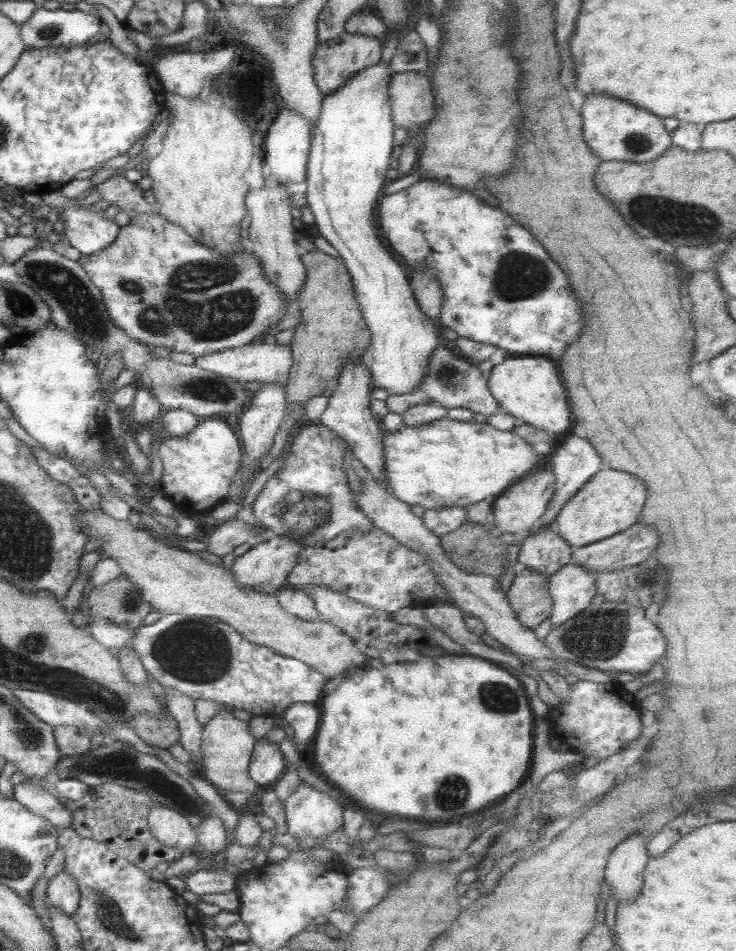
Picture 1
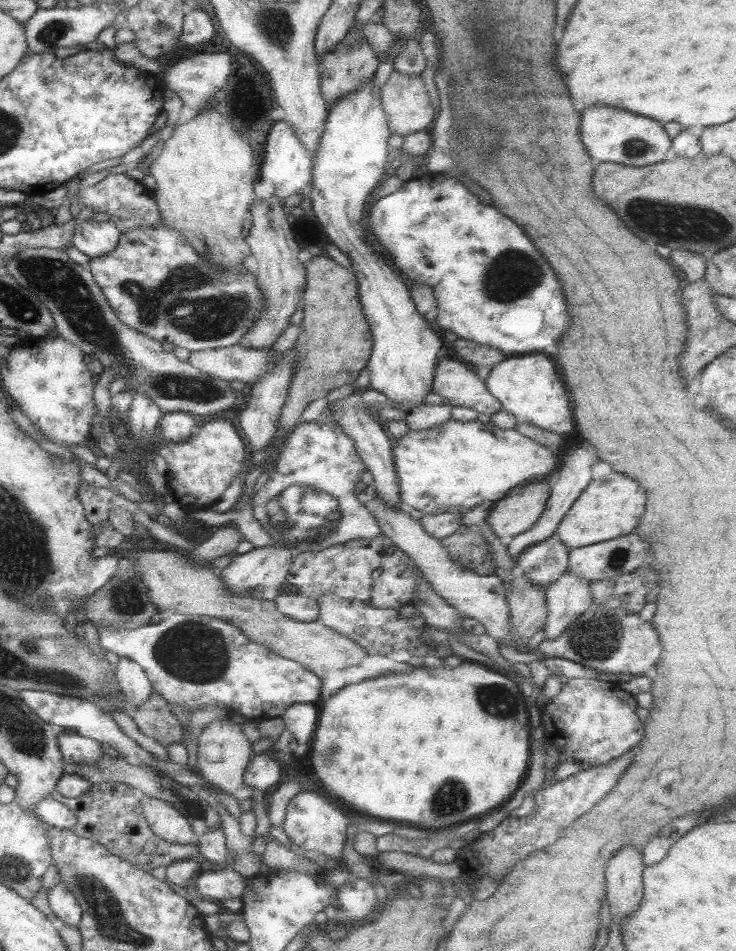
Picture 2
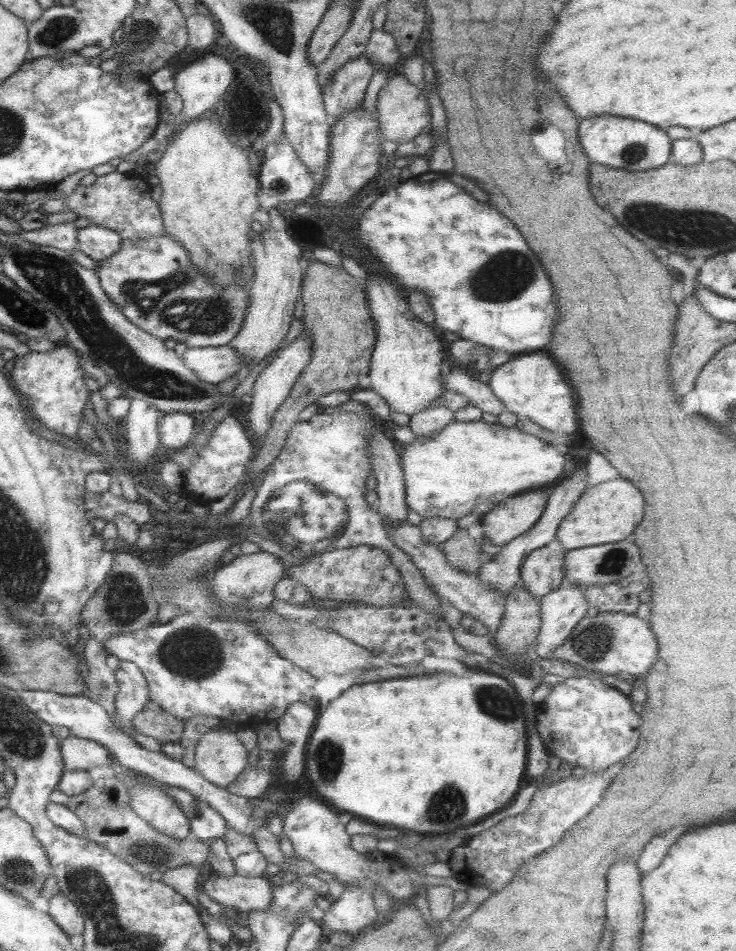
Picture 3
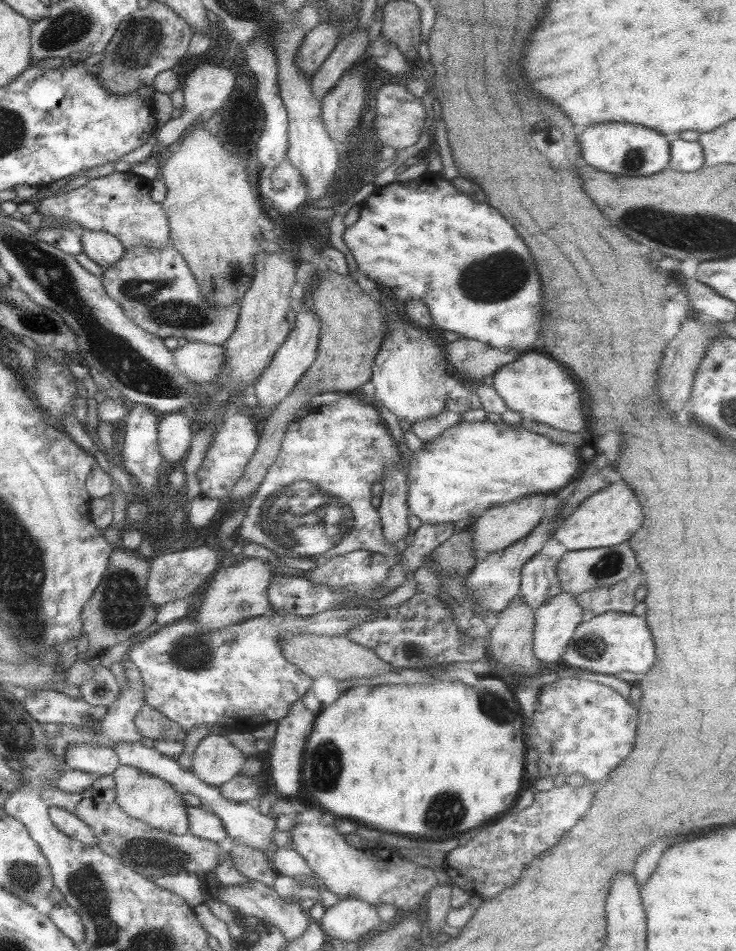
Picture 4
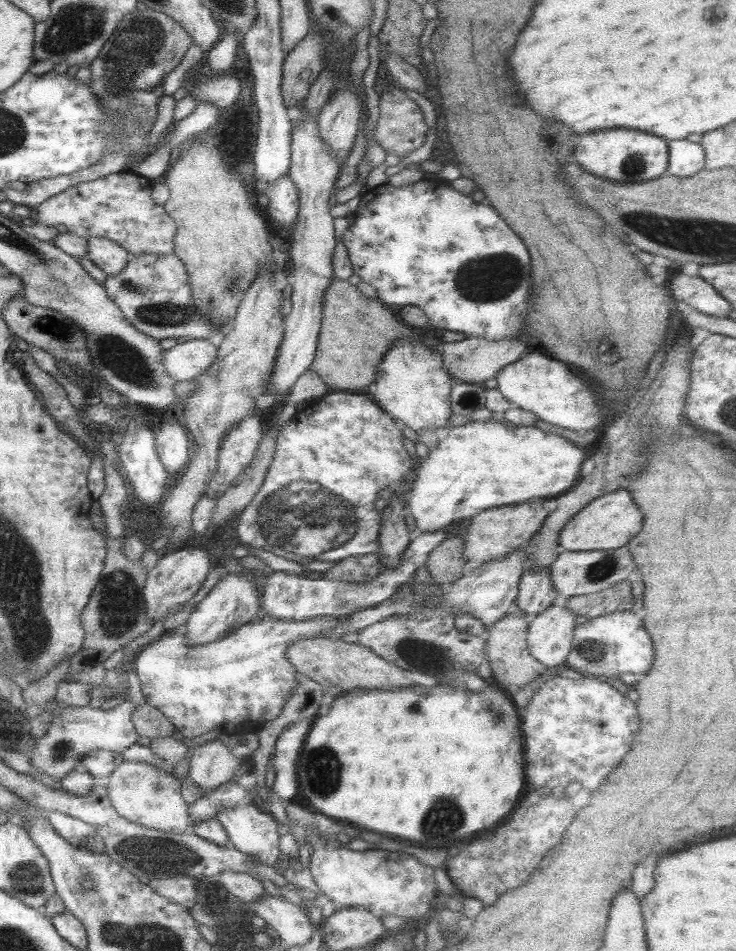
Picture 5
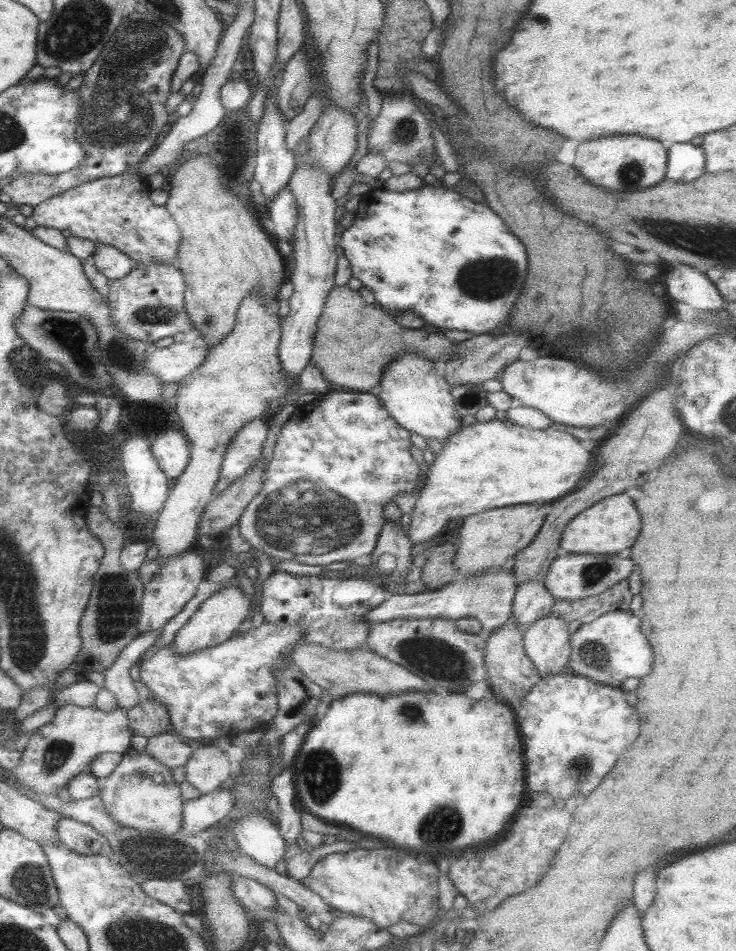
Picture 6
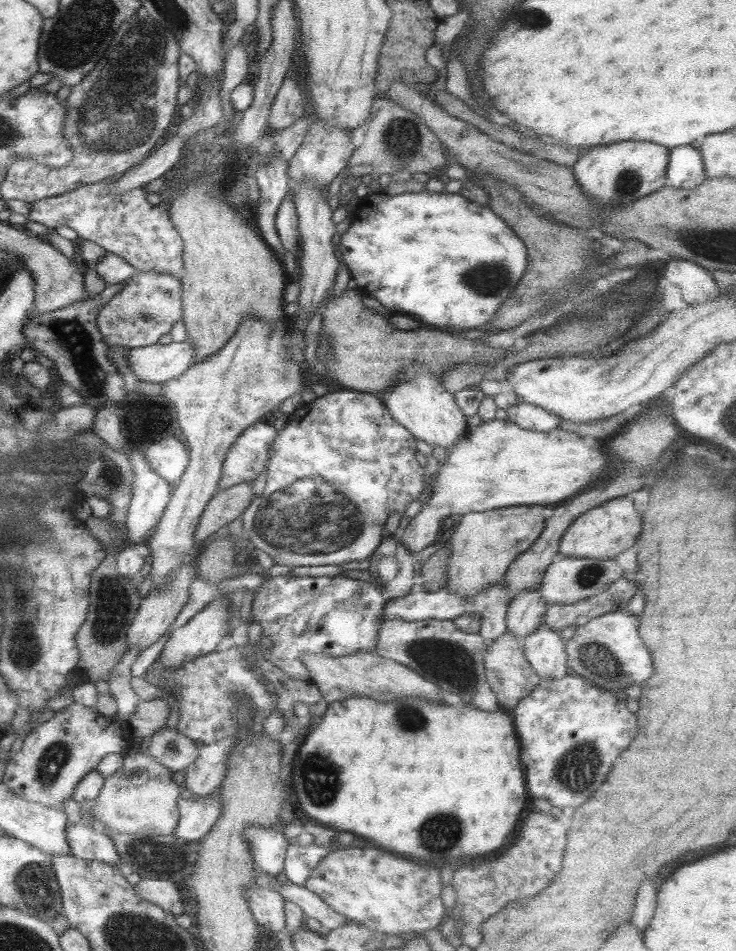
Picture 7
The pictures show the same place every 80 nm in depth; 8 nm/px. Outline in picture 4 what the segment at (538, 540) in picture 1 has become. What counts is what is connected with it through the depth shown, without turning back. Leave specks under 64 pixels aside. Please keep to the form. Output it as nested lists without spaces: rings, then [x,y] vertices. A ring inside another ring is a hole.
[[[533,555],[521,567],[520,575],[518,596],[533,611],[560,592],[556,562],[545,555]]]

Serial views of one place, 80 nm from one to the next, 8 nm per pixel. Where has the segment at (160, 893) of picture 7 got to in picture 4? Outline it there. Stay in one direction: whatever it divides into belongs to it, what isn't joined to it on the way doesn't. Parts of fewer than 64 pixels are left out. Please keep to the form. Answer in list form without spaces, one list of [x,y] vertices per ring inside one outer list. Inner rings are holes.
[[[177,872],[154,878],[154,883],[163,890],[178,896],[187,906],[197,906],[202,901],[201,888],[197,874],[193,872]]]

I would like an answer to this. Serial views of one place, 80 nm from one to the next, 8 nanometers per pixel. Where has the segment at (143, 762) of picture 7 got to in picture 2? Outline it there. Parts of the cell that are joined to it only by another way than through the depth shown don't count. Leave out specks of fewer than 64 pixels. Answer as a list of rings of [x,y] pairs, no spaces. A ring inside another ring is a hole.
[[[141,795],[139,806],[153,836],[169,844],[193,844],[195,831],[174,806],[145,795]]]

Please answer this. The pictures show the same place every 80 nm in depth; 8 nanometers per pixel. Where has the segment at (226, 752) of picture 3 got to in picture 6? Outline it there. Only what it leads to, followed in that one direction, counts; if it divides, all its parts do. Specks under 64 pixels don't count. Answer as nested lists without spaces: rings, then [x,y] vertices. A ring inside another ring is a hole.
[[[194,746],[183,770],[184,781],[201,795],[219,789],[230,781],[227,755],[217,747]]]

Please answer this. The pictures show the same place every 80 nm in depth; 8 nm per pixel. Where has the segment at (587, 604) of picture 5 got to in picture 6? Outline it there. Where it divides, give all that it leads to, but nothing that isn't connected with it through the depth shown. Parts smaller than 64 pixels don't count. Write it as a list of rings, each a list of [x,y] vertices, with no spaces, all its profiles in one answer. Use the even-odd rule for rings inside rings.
[[[623,579],[593,596],[579,600],[557,600],[553,603],[550,614],[567,623],[579,620],[582,624],[587,624],[611,611],[627,611],[631,599],[627,580]]]

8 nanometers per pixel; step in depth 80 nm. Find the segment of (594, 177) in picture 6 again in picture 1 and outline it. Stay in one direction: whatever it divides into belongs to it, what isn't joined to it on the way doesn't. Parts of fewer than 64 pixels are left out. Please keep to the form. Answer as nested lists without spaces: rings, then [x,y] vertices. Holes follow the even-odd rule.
[[[590,94],[581,105],[582,139],[589,150],[602,161],[651,162],[669,148],[670,132],[663,127],[662,119],[649,112],[637,110],[632,104],[623,104],[618,98],[605,94]]]

